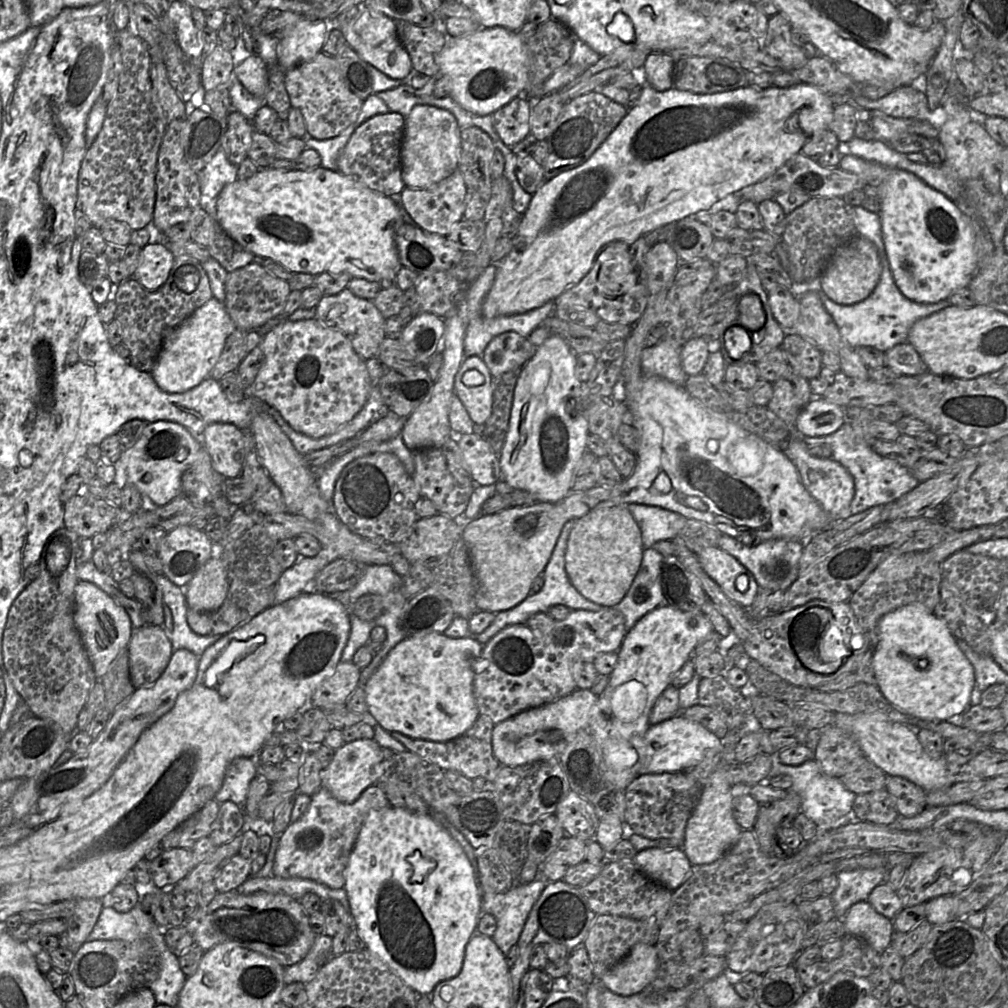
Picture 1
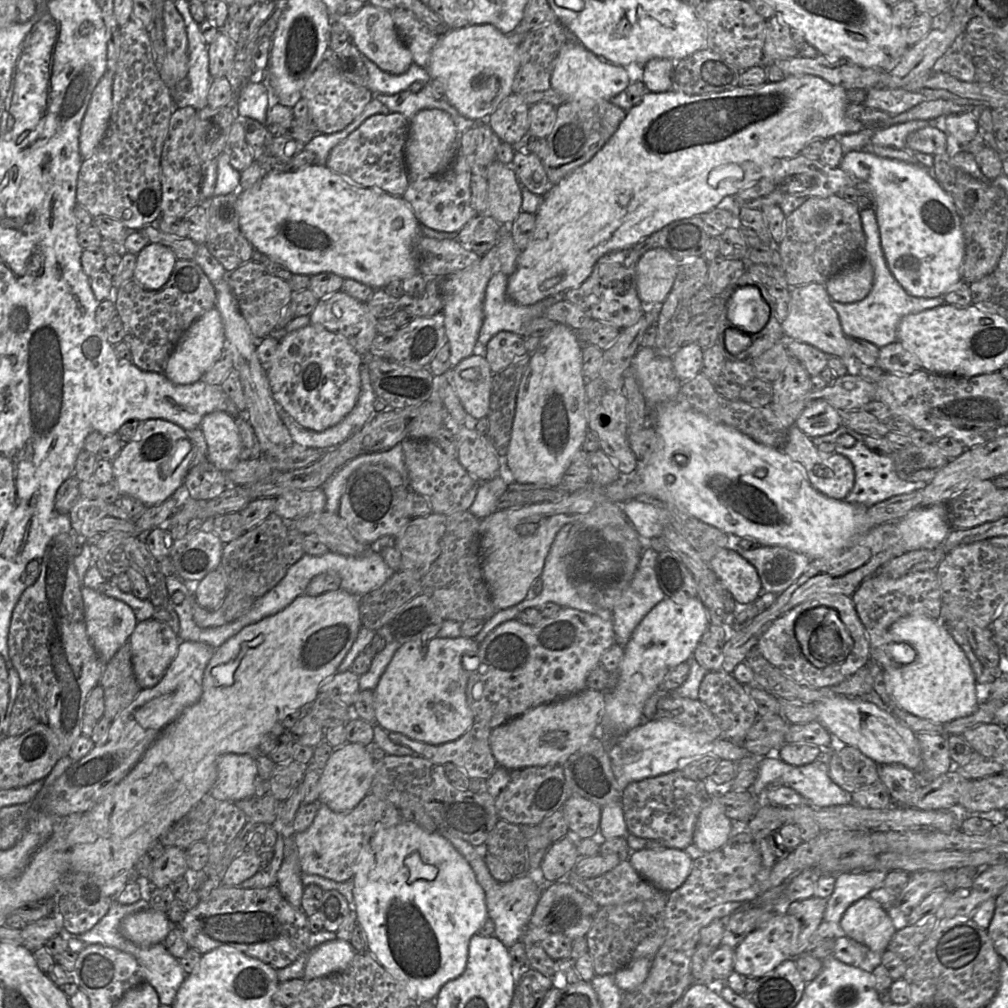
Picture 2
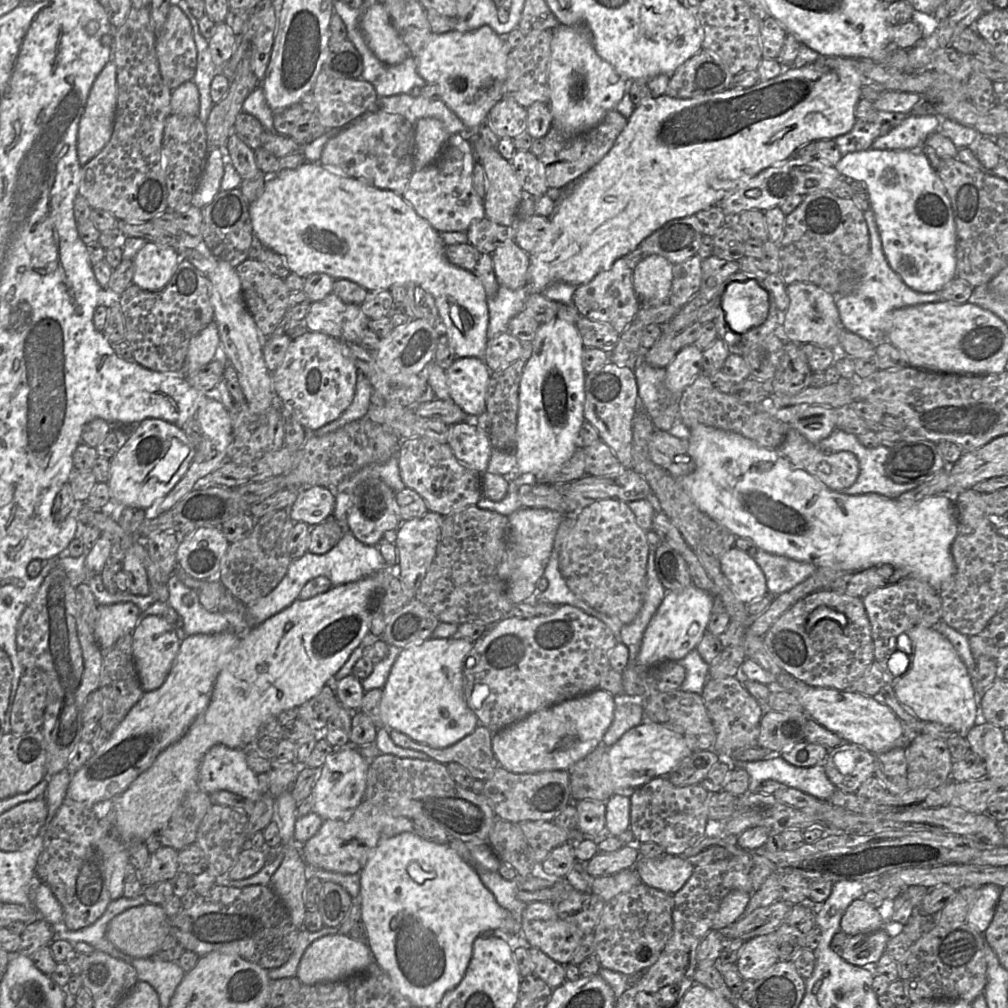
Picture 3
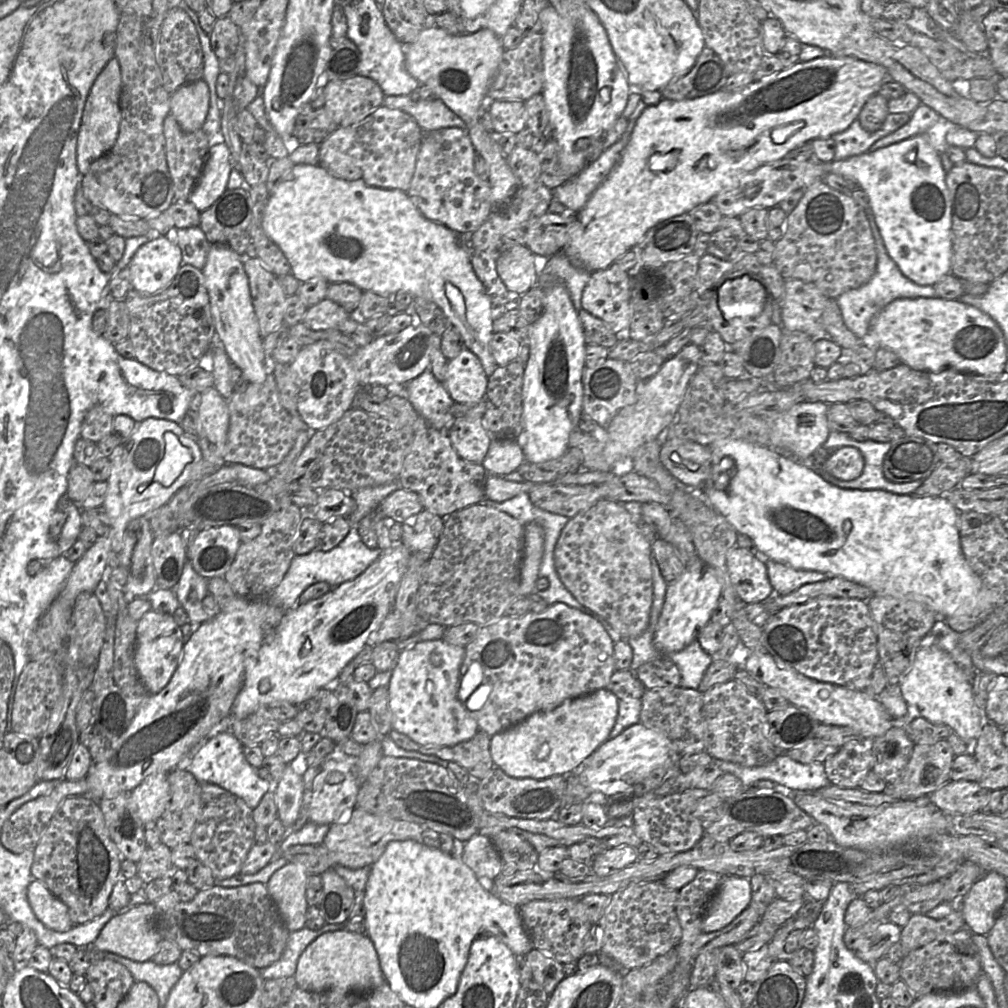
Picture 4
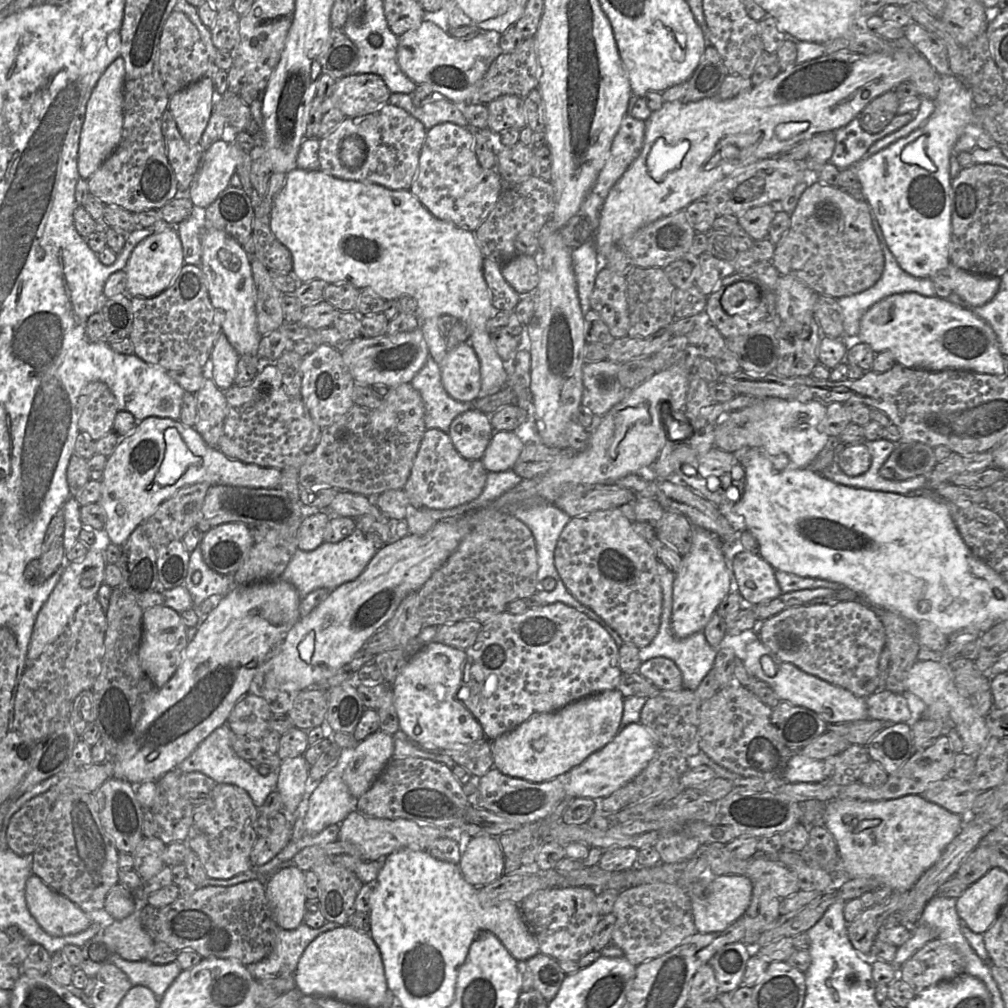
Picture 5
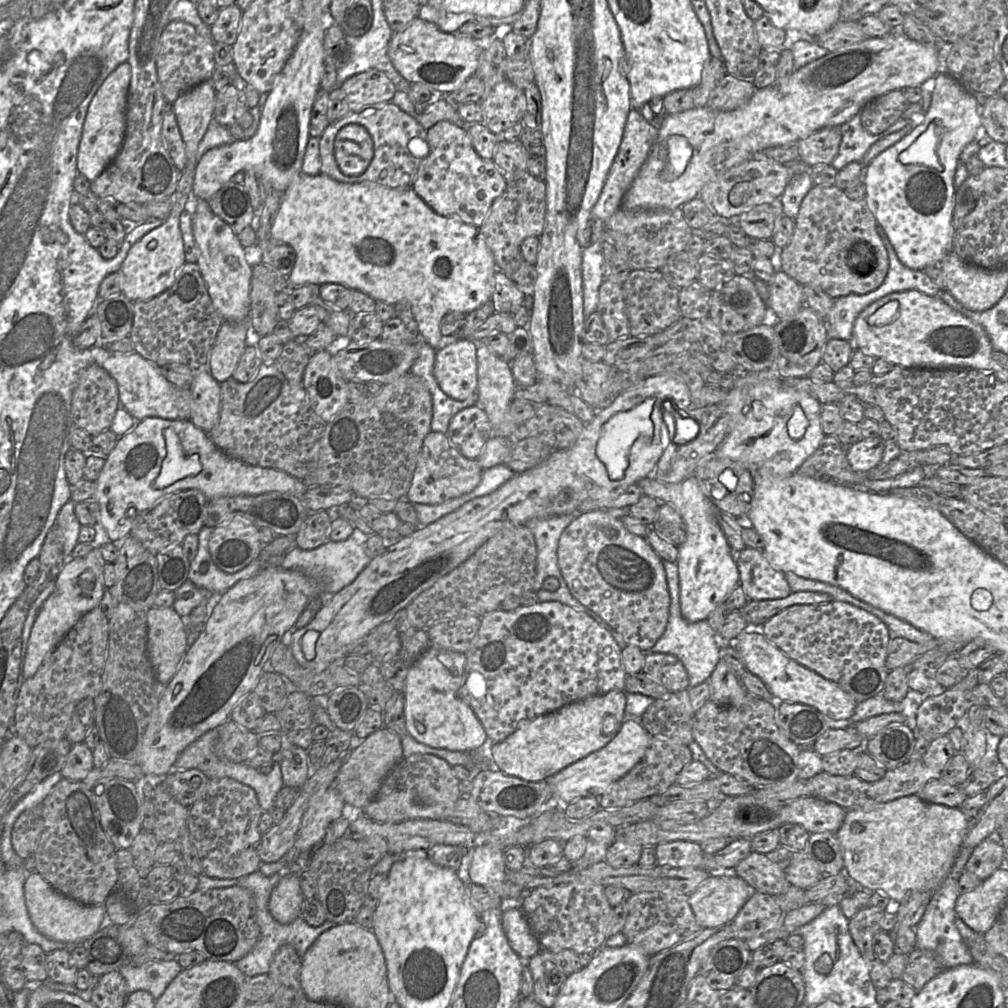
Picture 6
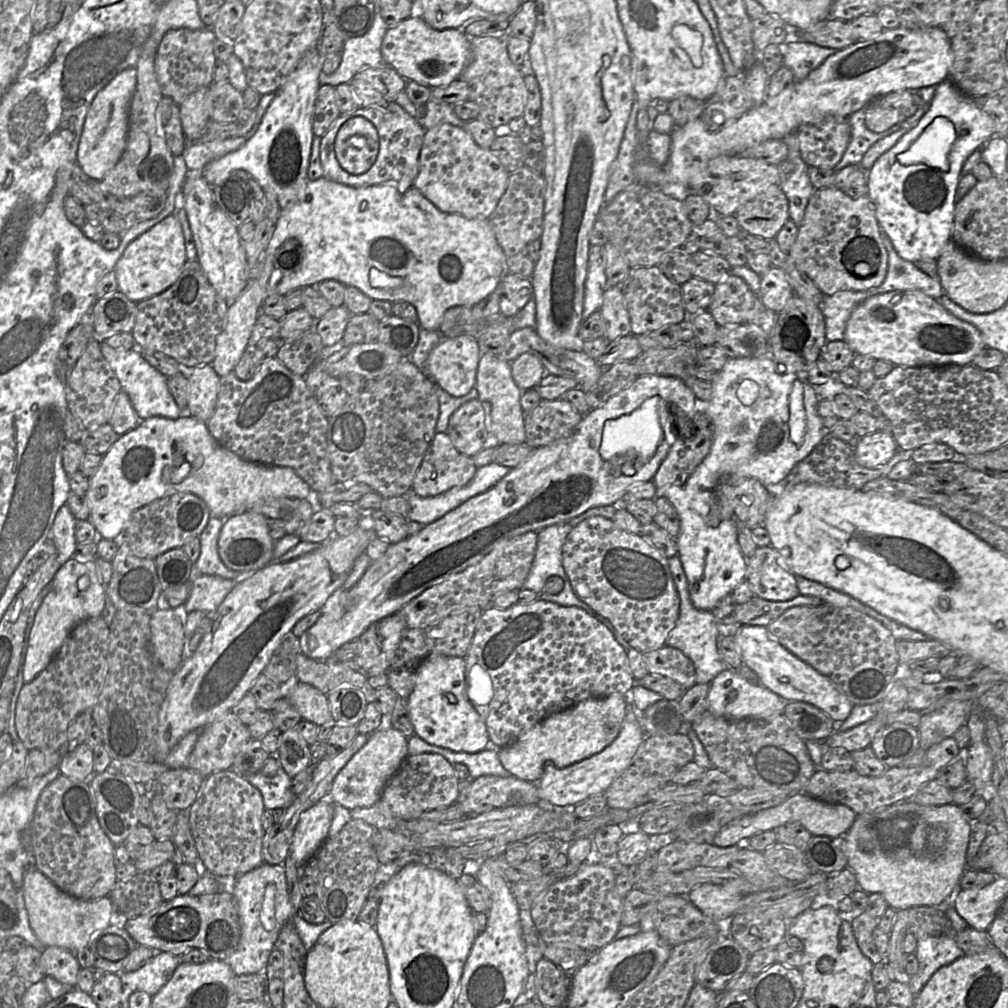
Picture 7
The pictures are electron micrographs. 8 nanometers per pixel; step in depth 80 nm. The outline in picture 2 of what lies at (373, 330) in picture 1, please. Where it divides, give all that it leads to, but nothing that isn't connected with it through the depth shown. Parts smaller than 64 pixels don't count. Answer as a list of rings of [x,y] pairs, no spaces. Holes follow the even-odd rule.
[[[338,291],[318,300],[309,316],[310,324],[344,337],[361,356],[371,354],[370,346],[378,334],[378,319],[366,302]]]

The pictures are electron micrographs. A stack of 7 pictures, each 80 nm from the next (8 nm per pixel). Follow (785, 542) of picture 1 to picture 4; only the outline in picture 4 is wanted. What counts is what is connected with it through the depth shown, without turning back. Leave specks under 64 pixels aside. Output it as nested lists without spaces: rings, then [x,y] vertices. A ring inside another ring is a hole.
[[[766,559],[765,564],[774,595],[786,595],[805,584],[819,582],[831,577],[831,575],[818,571],[794,569],[771,559]]]

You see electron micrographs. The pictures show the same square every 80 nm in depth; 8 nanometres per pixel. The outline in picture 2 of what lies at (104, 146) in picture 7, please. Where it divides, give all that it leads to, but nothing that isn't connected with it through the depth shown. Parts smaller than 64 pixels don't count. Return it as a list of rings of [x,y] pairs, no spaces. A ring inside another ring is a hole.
[[[106,69],[84,113],[79,135],[79,151],[83,159],[91,156],[107,131],[113,105],[114,74],[115,71]]]

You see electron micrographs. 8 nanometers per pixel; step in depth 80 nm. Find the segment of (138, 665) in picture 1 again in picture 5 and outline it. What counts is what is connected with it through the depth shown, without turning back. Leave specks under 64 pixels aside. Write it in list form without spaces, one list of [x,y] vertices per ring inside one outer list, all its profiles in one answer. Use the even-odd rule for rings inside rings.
[[[158,605],[144,610],[142,629],[140,665],[154,685],[160,689],[174,675],[183,659],[184,650],[189,643],[186,637],[187,627],[178,612],[170,607]]]

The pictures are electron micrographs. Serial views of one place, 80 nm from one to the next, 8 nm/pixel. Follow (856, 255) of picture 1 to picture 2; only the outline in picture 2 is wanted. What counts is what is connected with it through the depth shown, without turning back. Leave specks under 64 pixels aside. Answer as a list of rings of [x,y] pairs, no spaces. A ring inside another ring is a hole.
[[[862,256],[829,278],[824,287],[832,300],[848,304],[864,299],[871,291],[873,282],[873,267]]]

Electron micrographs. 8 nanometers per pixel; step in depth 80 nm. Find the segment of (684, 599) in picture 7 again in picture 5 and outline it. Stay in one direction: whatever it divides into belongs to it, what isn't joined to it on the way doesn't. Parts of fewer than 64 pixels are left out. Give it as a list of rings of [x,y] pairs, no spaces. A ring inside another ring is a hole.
[[[658,560],[657,571],[660,577],[660,584],[663,594],[663,605],[659,631],[653,641],[639,649],[639,658],[645,662],[655,657],[665,657],[672,660],[680,669],[683,679],[683,687],[696,690],[703,678],[714,666],[717,648],[712,647],[705,638],[703,631],[696,632],[686,638],[679,639],[674,636],[671,629],[671,613],[673,605],[673,584],[675,574]]]

